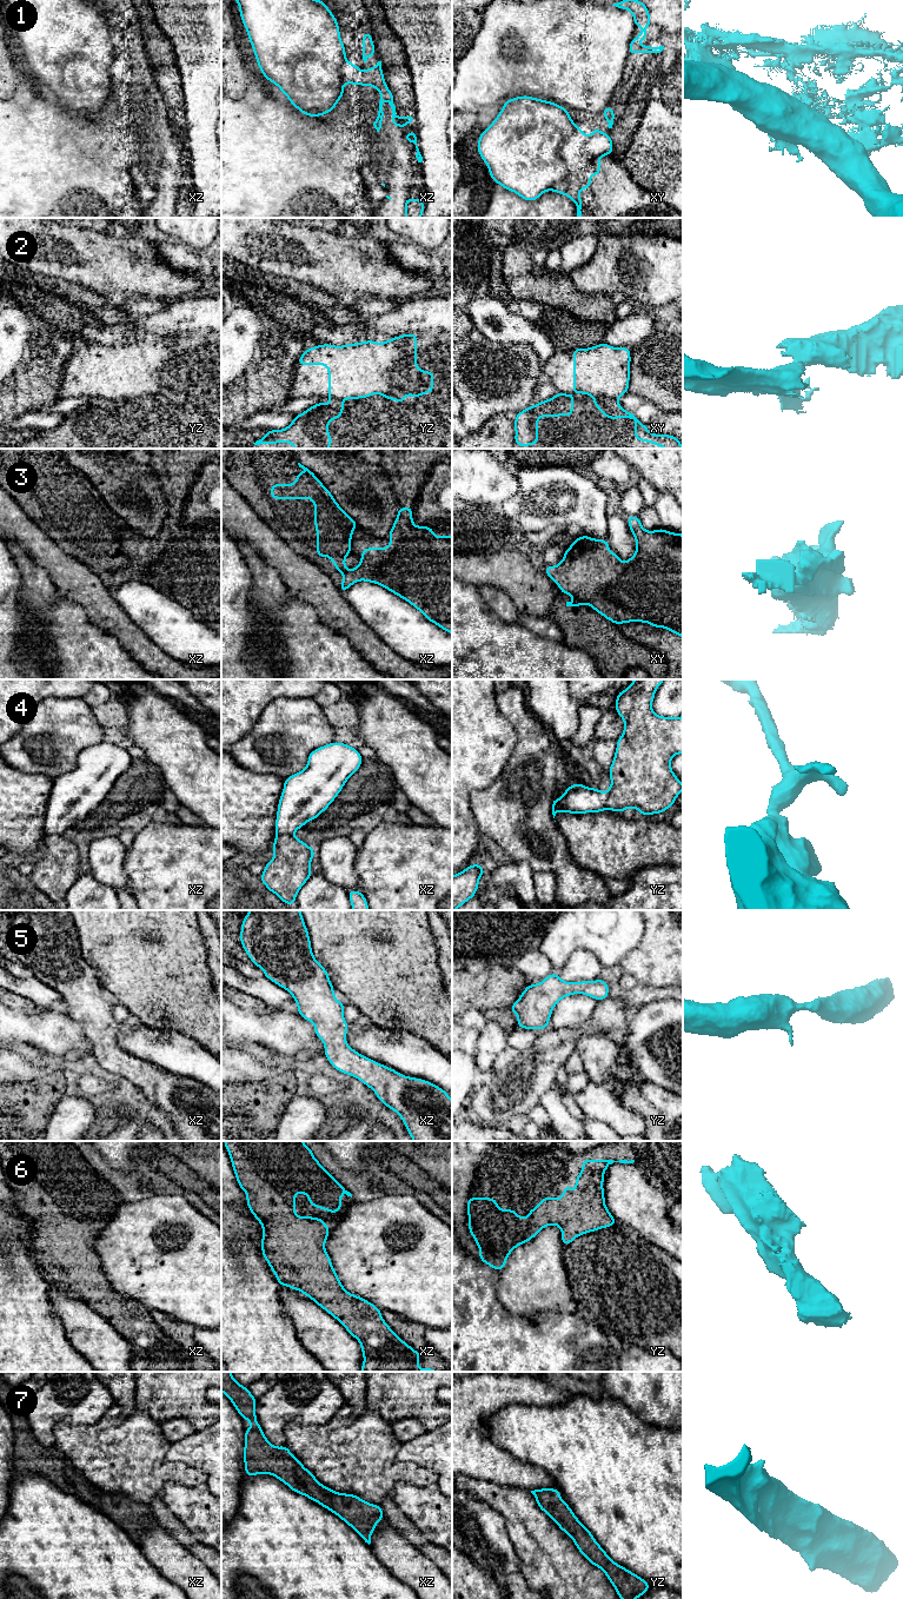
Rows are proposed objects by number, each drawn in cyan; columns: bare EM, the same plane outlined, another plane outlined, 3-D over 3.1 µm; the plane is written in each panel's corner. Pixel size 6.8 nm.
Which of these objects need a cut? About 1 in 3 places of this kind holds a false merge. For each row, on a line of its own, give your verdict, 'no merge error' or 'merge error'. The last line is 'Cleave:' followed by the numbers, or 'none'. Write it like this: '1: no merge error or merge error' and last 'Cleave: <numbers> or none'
1: no merge error
2: merge error
3: merge error
4: merge error
5: no merge error
6: no merge error
7: no merge error
Cleave: 2, 3, 4

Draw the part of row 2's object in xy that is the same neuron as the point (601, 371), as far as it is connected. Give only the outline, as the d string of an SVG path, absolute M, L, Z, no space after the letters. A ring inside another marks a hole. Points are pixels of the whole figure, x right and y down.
M602 343L573 351L573 393L618 399L629 392L630 349Z

